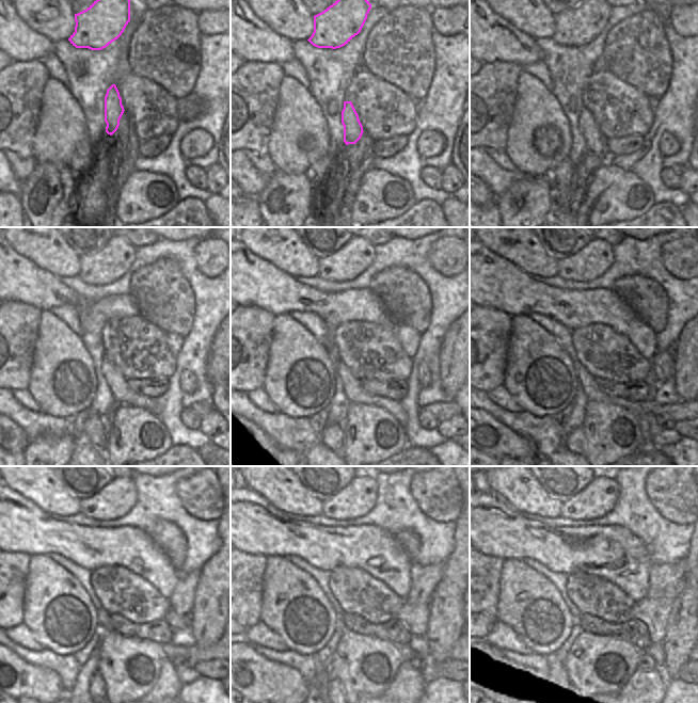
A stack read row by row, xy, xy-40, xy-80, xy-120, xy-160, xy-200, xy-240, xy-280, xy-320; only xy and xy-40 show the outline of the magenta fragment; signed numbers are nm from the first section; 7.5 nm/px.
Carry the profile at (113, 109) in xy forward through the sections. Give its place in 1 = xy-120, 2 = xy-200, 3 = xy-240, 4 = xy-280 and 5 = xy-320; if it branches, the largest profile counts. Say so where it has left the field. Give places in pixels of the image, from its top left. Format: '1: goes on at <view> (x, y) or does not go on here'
1: goes on at xy-120 (117, 383)
2: goes on at xy-200 (587, 382)
3: goes on at xy-240 (168, 683)
4: goes on at xy-280 (409, 683)
5: goes on at xy-320 (643, 683)

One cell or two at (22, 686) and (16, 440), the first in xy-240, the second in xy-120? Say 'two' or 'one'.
one

